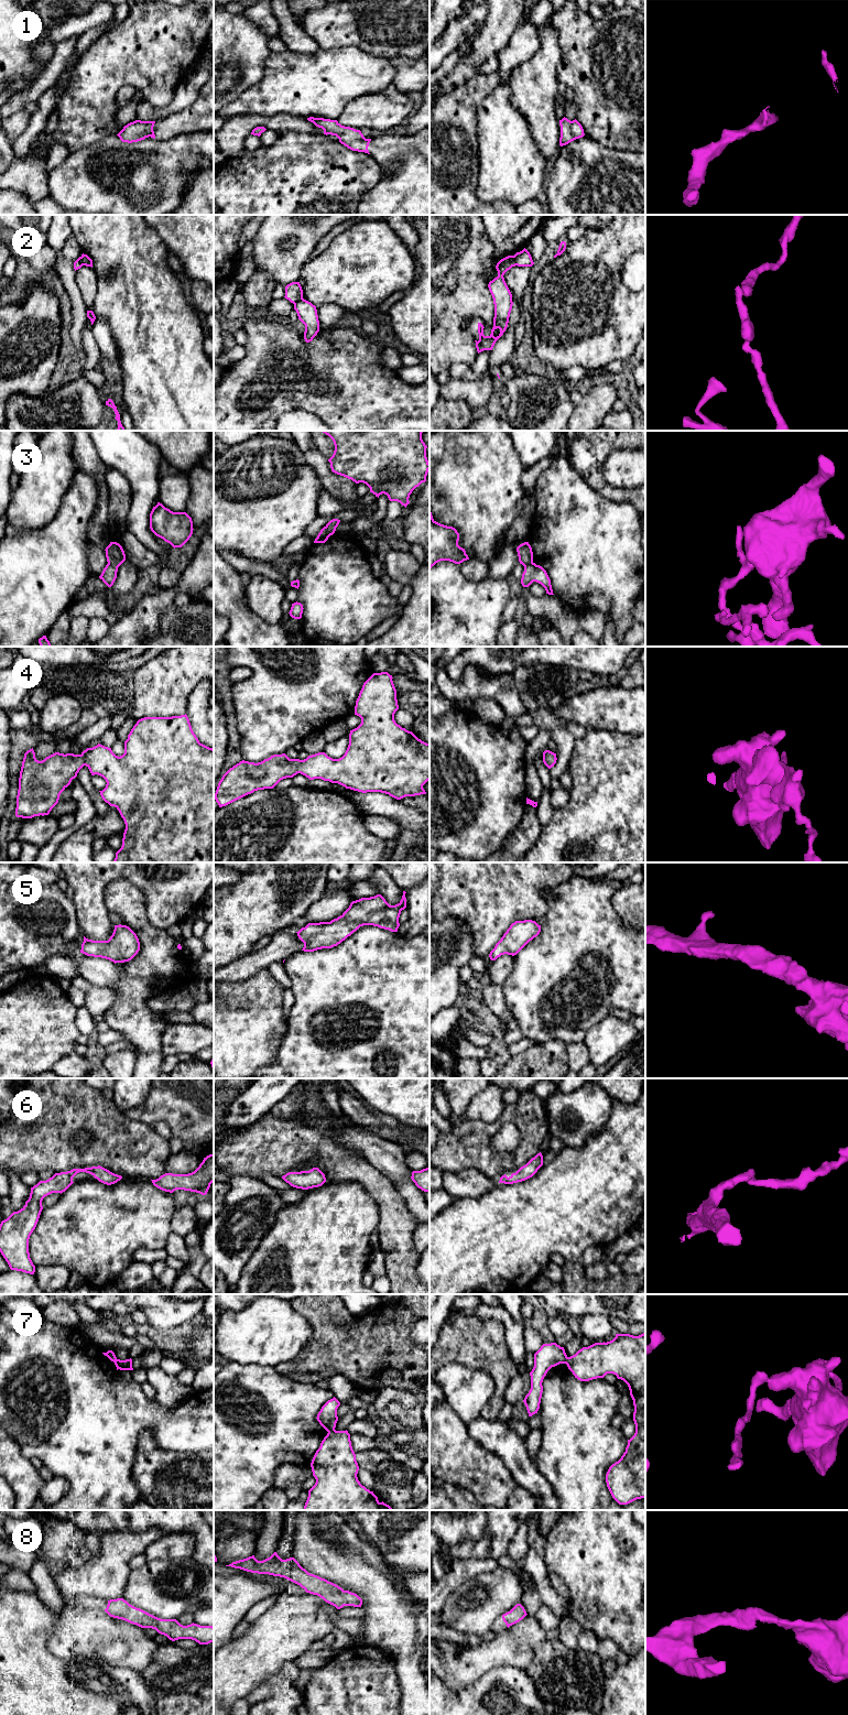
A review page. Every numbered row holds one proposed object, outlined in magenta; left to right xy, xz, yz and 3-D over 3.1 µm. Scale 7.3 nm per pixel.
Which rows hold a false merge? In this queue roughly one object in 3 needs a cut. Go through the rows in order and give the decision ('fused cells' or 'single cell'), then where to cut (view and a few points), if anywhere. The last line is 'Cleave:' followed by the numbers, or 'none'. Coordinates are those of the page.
1: single cell; no cut
2: fused cells; cut in yz along (513, 256), (515, 264)
3: fused cells; cut in xy along (108, 563), (117, 568)
4: single cell; no cut
5: single cell; no cut
6: single cell; no cut
7: fused cells; cut in xz along (334, 1429), (328, 1432)
8: single cell; no cut
Cleave: 2, 3, 7

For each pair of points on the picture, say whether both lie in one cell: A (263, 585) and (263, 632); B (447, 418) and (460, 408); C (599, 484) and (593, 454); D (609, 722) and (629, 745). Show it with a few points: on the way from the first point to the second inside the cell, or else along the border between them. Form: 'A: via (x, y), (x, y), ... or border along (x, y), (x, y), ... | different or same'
A: border along (248, 599), (248, 606), (264, 621), (279, 623) | different
B: via (450, 415), (457, 411) | same
C: via (594, 476), (593, 462) | same
D: border along (593, 728), (618, 730), (633, 735) | different

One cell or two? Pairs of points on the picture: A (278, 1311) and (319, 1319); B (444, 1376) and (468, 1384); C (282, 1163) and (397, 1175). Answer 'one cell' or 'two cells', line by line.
A: two cells
B: one cell
C: two cells

